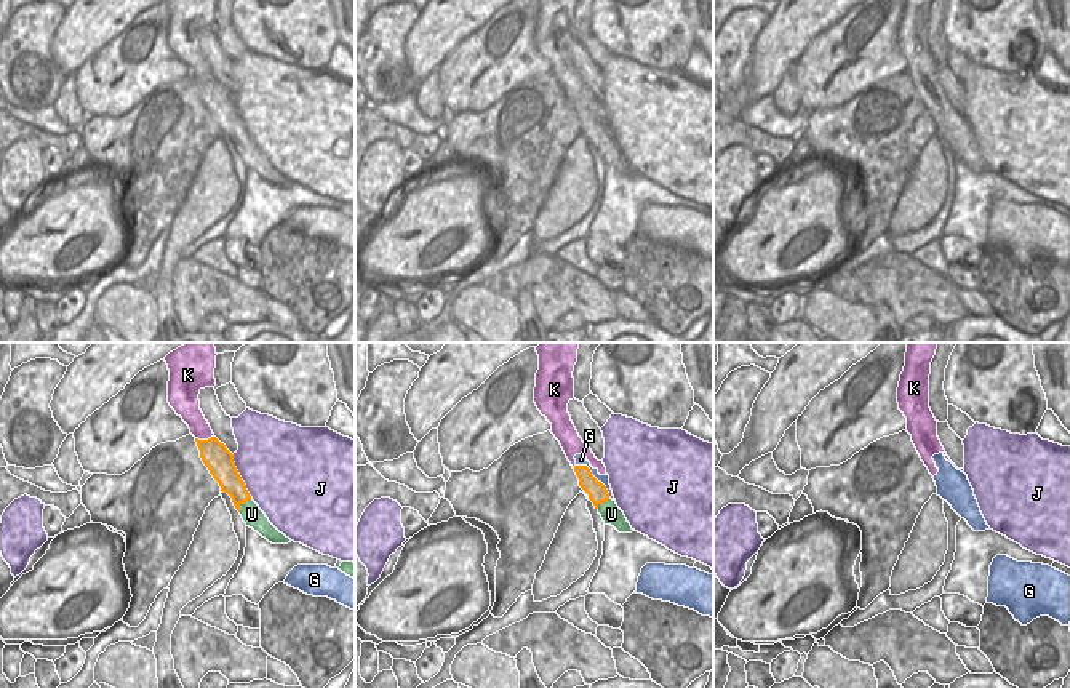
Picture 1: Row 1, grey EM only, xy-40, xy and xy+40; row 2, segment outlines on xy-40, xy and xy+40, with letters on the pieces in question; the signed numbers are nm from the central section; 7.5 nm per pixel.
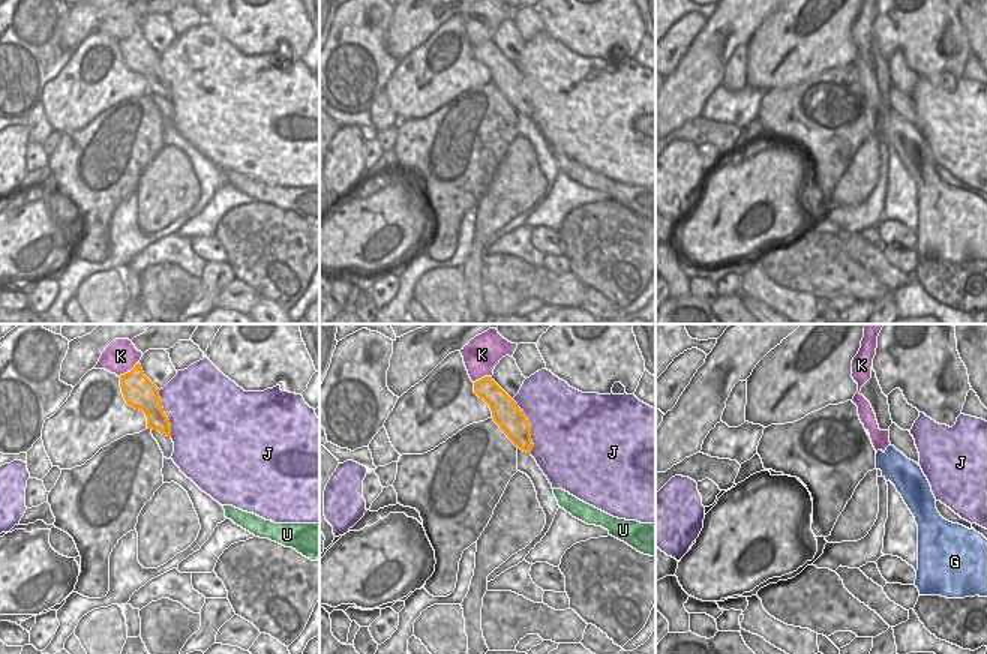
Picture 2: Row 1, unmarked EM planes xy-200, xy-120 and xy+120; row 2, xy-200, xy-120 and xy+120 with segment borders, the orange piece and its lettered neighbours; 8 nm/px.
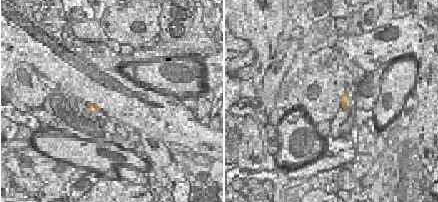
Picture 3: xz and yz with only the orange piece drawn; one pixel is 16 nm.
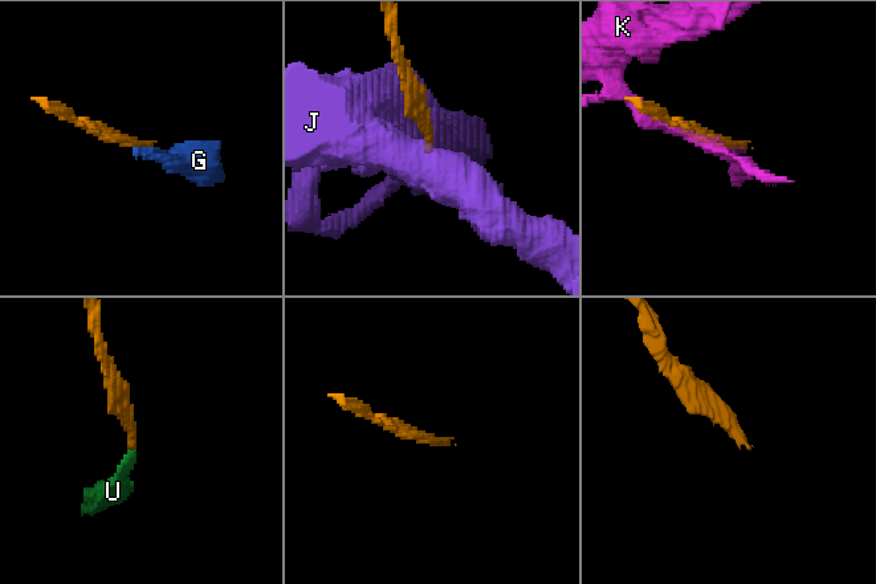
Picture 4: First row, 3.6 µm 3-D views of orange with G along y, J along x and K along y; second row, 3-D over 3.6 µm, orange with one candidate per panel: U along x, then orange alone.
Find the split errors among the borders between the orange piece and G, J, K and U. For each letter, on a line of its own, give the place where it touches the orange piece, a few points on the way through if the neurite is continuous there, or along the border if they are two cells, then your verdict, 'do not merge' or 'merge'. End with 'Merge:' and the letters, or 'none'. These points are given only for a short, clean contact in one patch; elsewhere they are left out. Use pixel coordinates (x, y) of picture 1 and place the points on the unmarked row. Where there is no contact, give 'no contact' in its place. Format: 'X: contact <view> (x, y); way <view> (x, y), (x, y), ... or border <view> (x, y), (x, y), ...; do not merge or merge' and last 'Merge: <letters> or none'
G: contact xy (594, 119); border xy (576, 106), (584, 106), (610, 138); do not merge
J: contact xy-40 (239, 117); do not merge
K: contact xy-40 (203, 82); do not merge
U: contact xy-40 (243, 144); way xy-40 (227, 117), (243, 144), (251, 156); merge
Merge: U

